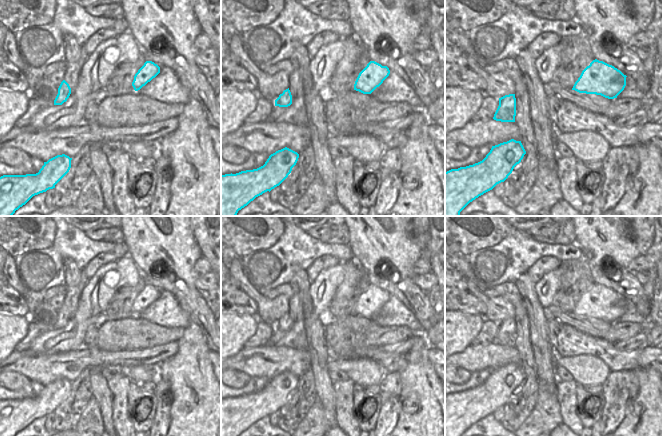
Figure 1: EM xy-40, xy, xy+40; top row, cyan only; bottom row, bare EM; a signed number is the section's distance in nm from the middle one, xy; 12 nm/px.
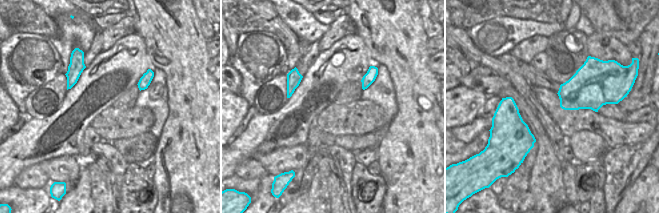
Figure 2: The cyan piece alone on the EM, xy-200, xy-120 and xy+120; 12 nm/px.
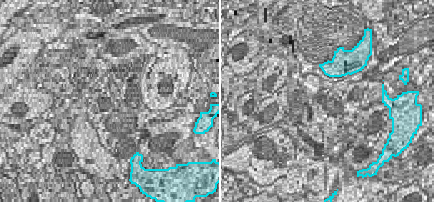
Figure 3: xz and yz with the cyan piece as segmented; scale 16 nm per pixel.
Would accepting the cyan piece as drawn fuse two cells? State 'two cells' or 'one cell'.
one cell

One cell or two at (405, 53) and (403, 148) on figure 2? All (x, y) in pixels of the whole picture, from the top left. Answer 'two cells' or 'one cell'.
one cell

